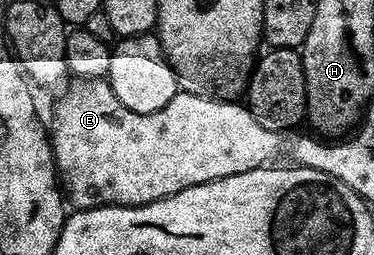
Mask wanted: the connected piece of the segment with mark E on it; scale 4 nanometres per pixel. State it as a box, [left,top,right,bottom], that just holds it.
[50,77,285,208]

